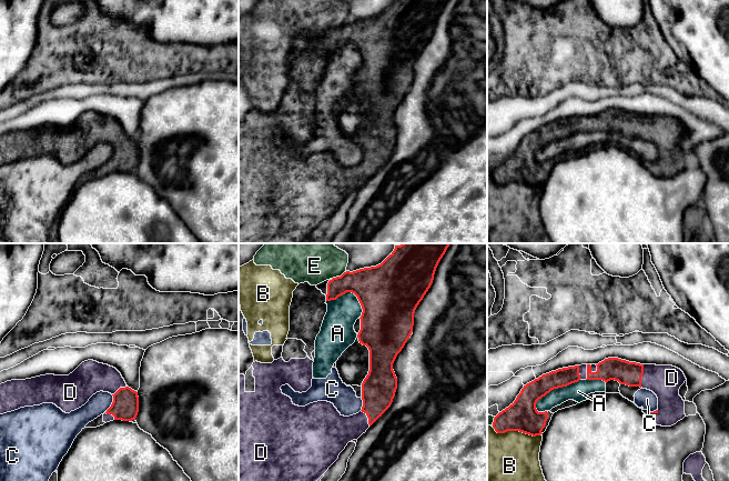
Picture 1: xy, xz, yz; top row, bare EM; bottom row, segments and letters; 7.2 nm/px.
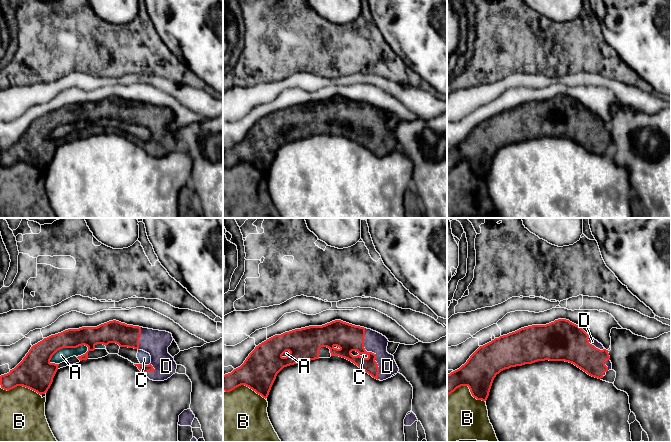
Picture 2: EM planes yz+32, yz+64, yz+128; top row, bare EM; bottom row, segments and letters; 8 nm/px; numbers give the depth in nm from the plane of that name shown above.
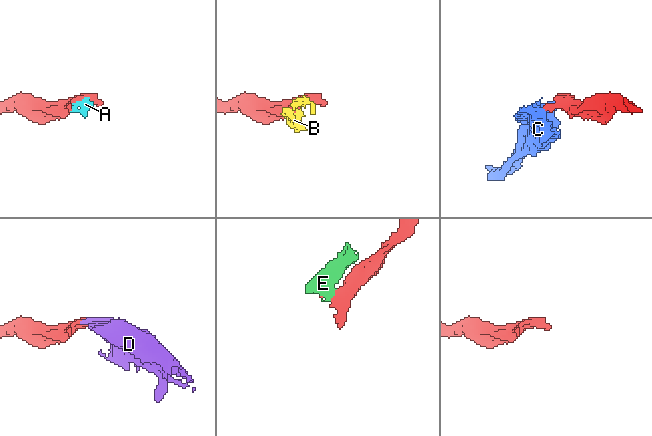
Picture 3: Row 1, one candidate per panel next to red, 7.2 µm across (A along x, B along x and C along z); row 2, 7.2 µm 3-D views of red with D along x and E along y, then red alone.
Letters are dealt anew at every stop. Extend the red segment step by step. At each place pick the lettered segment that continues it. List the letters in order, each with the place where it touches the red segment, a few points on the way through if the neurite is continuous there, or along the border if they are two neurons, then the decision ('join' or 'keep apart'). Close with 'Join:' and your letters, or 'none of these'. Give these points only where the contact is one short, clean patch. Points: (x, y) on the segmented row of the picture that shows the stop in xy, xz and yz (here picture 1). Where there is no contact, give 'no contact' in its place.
A: contact yz (554, 388); keep apart
B: contact yz (516, 430); keep apart
C: contact xy (112, 403); keep apart
D: contact yz (641, 376); join
E: contact xz (338, 277); keep apart
Join: D

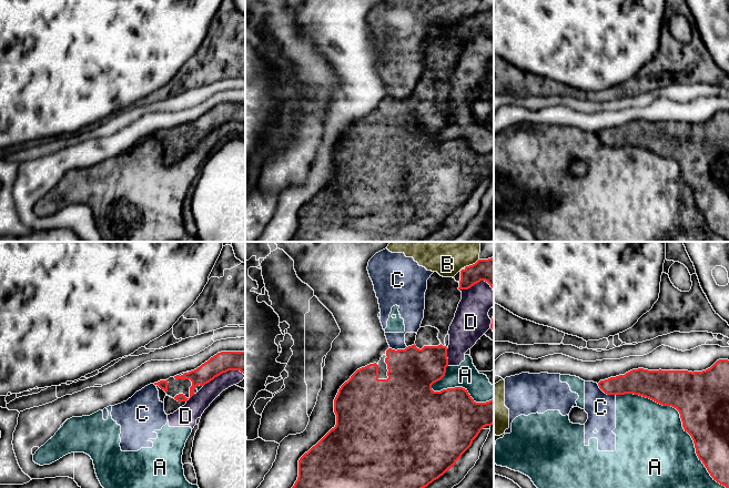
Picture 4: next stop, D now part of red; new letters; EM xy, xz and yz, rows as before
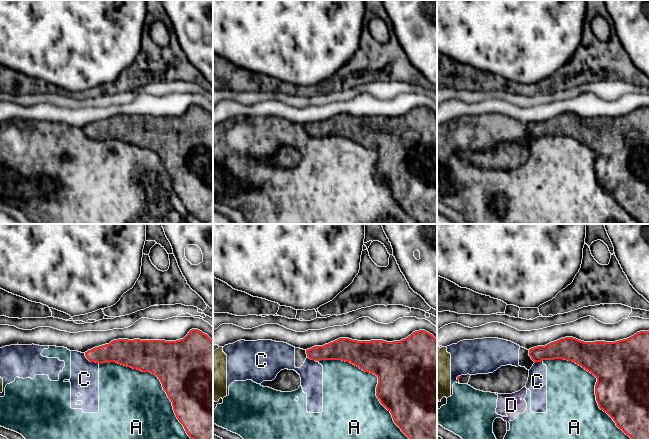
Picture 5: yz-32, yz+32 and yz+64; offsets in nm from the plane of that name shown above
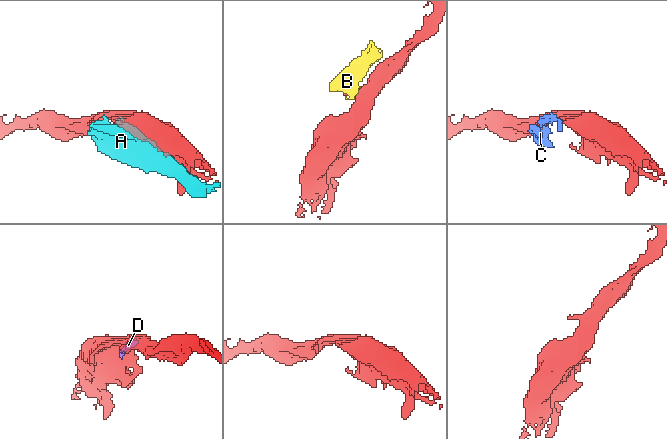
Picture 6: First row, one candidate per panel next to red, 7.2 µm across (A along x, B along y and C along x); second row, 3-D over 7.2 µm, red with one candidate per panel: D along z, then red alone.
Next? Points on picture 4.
A: contact yz (681, 420); keep apart
B: contact xz (473, 264); keep apart
C: contact yz (606, 393); keep apart
D: contact xy (223, 372); keep apart
Join: none of these

